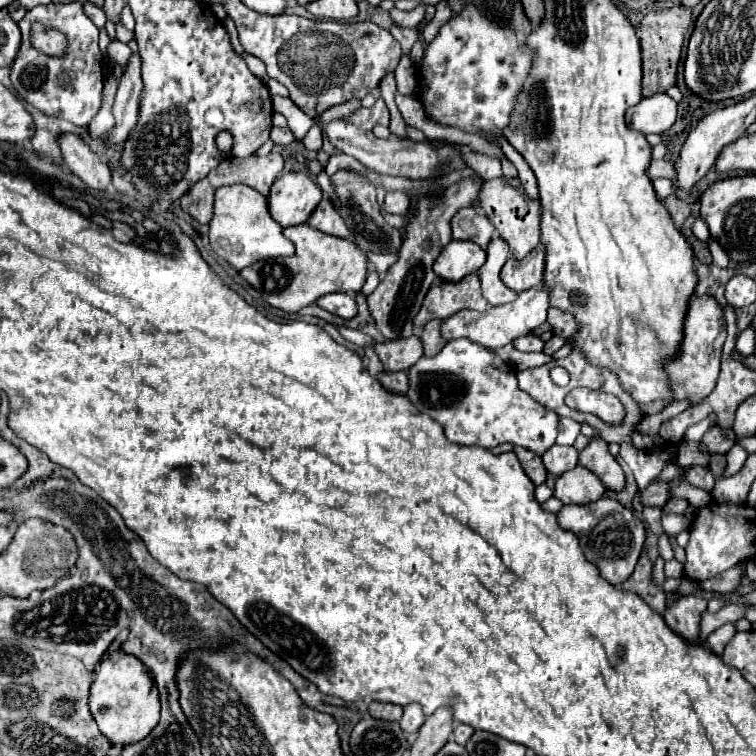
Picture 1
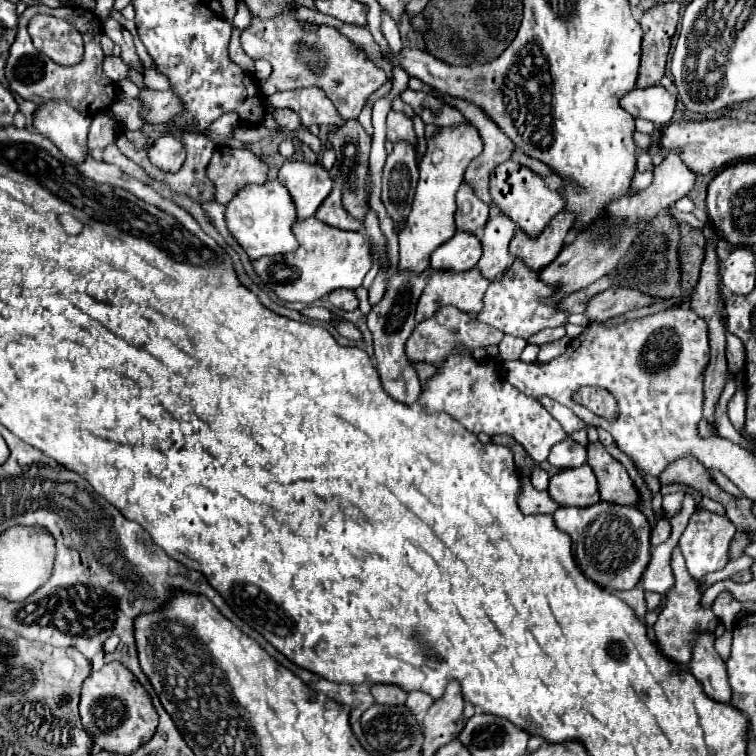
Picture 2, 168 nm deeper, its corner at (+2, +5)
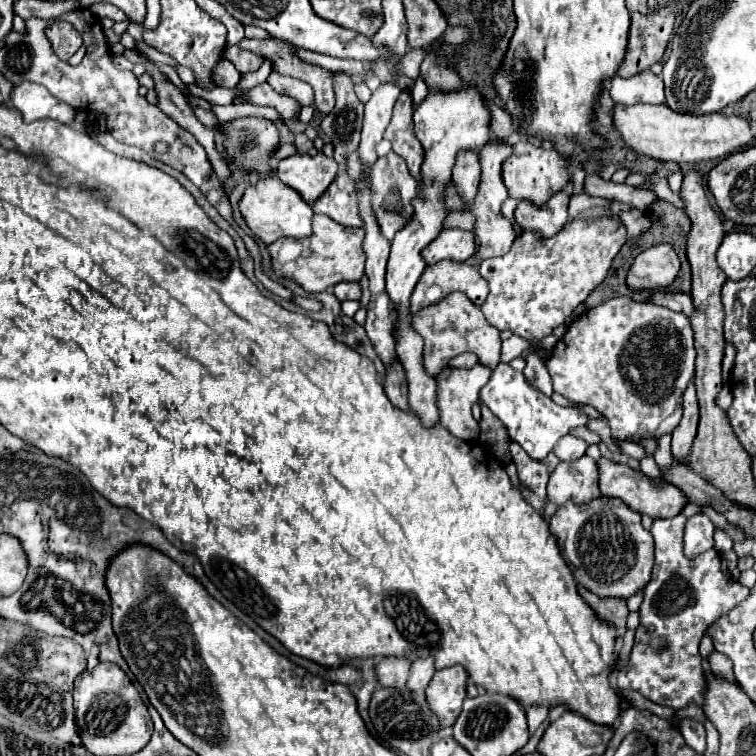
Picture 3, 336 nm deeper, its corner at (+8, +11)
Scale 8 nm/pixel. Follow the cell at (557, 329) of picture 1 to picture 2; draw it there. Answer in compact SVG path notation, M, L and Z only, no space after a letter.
M611 286L609 290L593 296L589 300L589 306L585 314L589 320L609 320L615 316L621 316L625 312L631 312L635 308L651 306L655 304L655 298L651 294L633 290L633 288L621 288L621 286Z

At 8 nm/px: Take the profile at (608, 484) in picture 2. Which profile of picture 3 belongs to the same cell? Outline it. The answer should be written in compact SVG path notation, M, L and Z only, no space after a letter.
M601 458L597 462L597 468L599 468L599 490L601 490L601 494L611 496L611 498L621 498L629 508L633 508L639 514L647 514L651 518L673 518L687 504L685 494L669 482L663 482L663 480L653 482L645 474L641 474L629 466L611 462L607 458Z

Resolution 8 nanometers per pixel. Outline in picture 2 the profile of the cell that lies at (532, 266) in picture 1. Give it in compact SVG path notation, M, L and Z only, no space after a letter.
M561 210L553 220L547 224L547 228L531 238L523 230L517 230L517 234L511 240L509 250L527 262L533 270L543 270L565 244L565 238L569 236L571 228L575 224L575 214L569 210Z

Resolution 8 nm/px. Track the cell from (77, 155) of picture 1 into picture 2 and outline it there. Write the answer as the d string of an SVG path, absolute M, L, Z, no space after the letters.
M67 102L39 104L33 116L33 128L49 138L73 162L83 162L87 156L89 124L91 118L79 114Z

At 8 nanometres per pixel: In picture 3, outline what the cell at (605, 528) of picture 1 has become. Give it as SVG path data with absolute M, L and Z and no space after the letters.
M599 496L589 504L563 504L551 516L549 530L559 538L577 584L597 596L629 598L651 578L653 538L641 526L641 516L619 498Z

